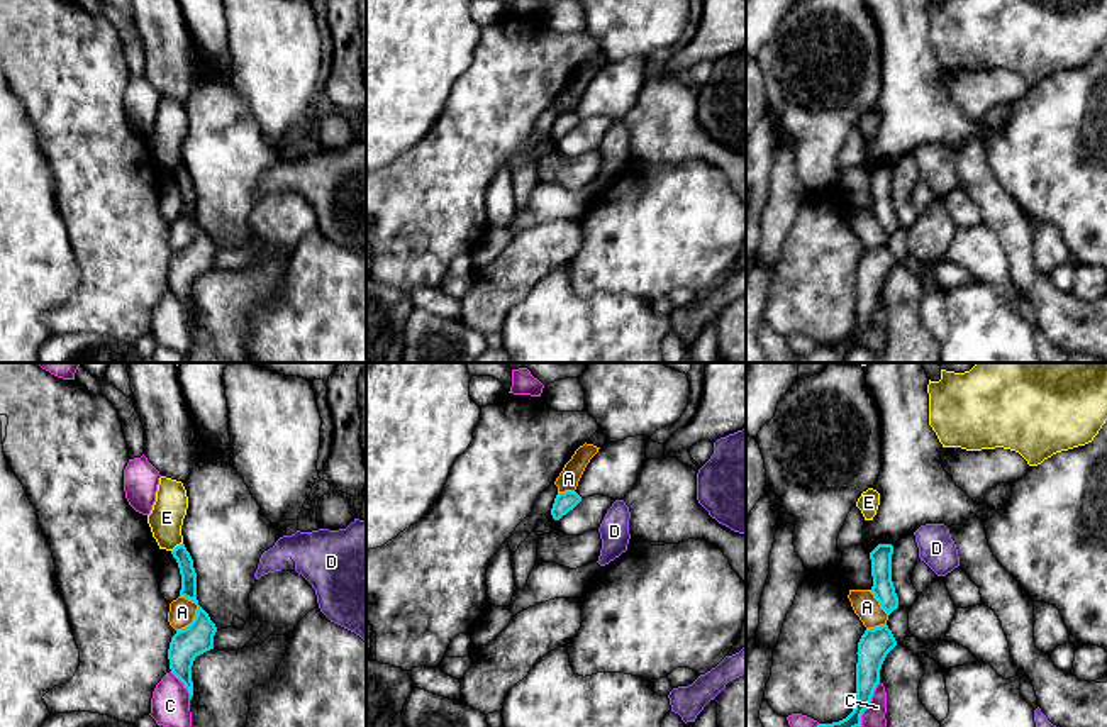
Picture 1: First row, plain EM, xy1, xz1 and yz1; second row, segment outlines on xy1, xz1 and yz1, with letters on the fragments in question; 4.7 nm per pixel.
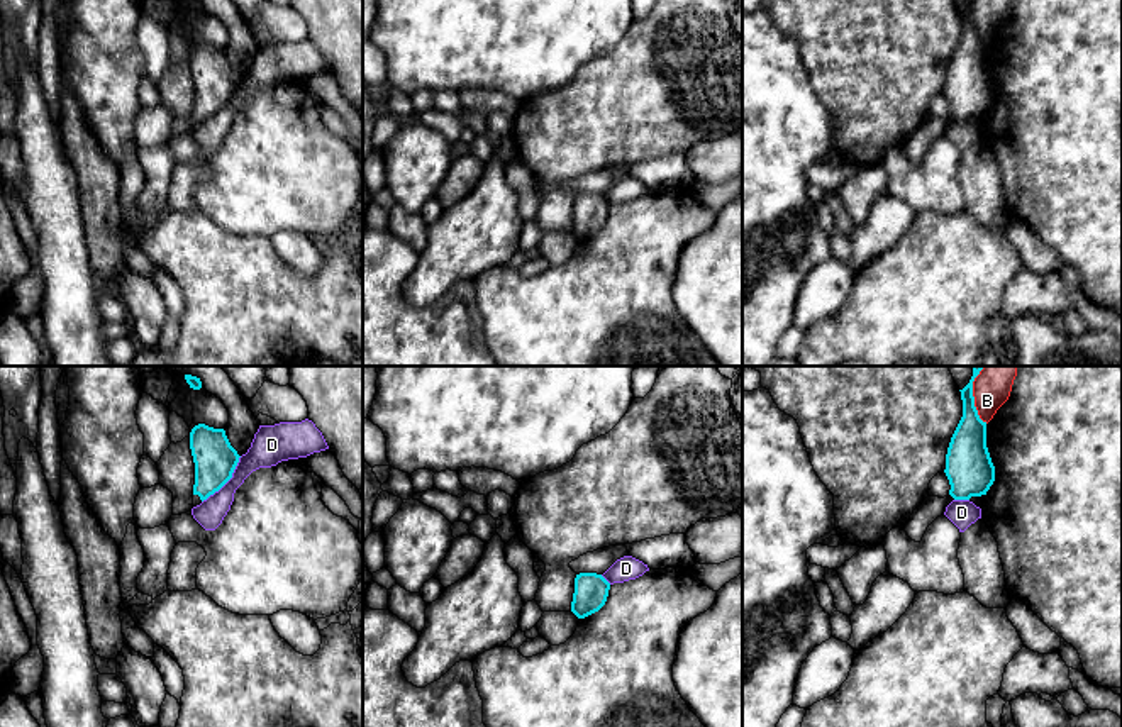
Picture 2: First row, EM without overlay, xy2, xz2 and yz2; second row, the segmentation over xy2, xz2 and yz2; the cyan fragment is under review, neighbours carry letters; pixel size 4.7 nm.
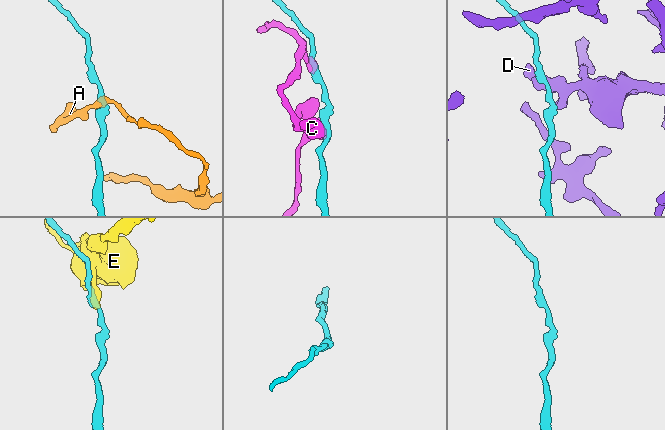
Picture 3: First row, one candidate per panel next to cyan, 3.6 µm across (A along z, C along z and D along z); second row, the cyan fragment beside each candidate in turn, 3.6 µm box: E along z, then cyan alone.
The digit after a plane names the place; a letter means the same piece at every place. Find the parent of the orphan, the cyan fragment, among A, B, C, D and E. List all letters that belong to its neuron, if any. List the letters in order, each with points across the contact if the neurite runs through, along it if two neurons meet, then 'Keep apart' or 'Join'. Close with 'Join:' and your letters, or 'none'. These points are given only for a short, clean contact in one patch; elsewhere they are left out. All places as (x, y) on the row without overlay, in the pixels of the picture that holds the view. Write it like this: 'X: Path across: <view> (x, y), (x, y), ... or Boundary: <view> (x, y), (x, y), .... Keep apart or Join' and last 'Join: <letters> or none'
A: Boundary: xy1 (183, 216), (197, 226), (197, 234), (187, 246), (177, 251). Keep apart
B: Keep apart
C: Keep apart
D: Keep apart
E: Keep apart
Join: none

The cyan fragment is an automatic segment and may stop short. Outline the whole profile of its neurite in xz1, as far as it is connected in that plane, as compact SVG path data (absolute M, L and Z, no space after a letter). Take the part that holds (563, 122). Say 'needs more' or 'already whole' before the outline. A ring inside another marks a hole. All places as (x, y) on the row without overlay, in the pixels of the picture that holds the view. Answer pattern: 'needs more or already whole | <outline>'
already whole | M565 112L556 115L551 136L554 141L559 141L570 130L573 130L581 122L581 117L576 112Z

